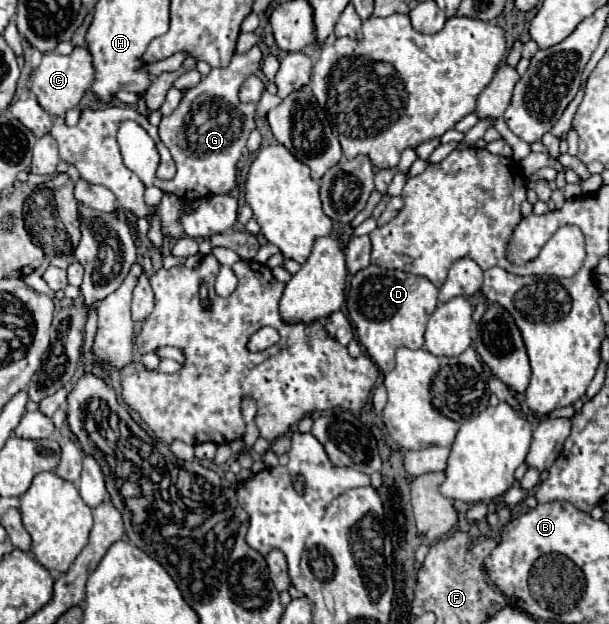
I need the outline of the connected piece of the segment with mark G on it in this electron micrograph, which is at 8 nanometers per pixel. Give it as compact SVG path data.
M258 45L245 55L235 55L225 69L213 69L199 85L187 89L179 107L161 119L159 137L171 151L177 173L173 179L154 181L154 186L183 201L193 201L211 193L227 193L237 185L235 163L241 157L249 131L255 127L255 105L241 103L237 91L260 68L262 59Z

